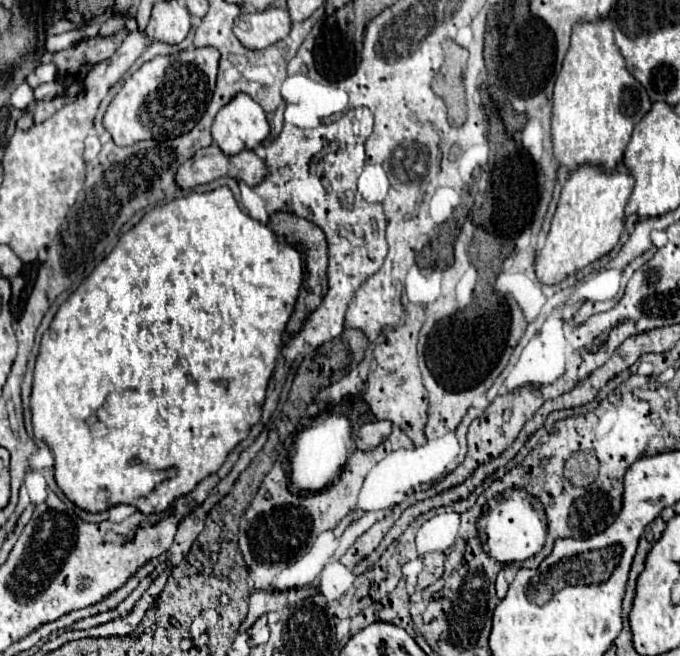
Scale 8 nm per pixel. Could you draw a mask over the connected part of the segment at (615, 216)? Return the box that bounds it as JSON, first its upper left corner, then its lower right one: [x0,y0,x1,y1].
[536,164,634,284]

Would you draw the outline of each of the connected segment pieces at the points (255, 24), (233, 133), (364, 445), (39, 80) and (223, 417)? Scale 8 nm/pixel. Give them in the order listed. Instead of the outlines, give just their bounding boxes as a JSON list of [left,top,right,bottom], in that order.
[[234,8,292,50],[212,92,268,154],[356,420,392,450],[28,64,54,88],[30,186,302,514]]

